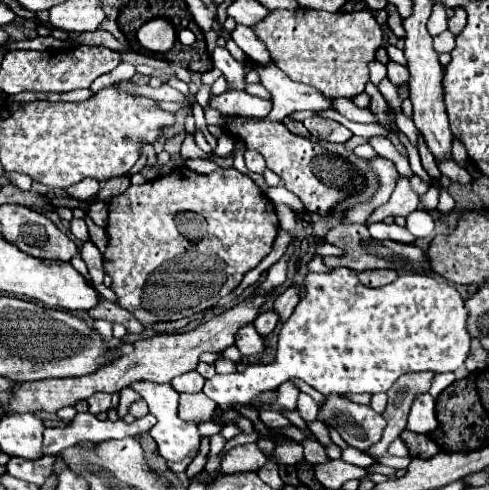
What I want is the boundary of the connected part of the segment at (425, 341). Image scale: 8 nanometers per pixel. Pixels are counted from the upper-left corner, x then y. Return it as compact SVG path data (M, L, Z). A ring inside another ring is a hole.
M338 267L334 269L332 273L310 273L306 277L306 285L302 287L302 299L300 303L296 305L294 313L290 315L290 319L284 323L282 331L280 331L280 337L278 337L278 353L276 353L276 361L267 364L248 364L246 371L236 371L236 373L230 373L230 375L214 375L212 379L208 379L204 383L204 395L210 397L212 401L216 401L220 407L224 405L232 405L232 403L250 403L252 397L256 397L258 393L262 391L268 391L268 389L274 389L278 385L282 385L284 381L290 381L290 379L302 379L304 383L308 383L310 387L314 387L316 391L324 393L324 395L344 395L344 393L382 393L382 391L388 391L392 387L392 383L404 375L404 373L414 373L414 371L434 371L434 373L446 373L446 371L456 371L468 357L468 351L470 351L470 333L468 333L468 311L464 307L464 301L460 297L460 293L446 281L442 279L434 279L434 277L422 277L422 275L412 275L412 273L402 273L398 275L396 281L392 281L390 285L386 287L378 287L378 289L368 289L364 287L356 273L346 269L346 267Z

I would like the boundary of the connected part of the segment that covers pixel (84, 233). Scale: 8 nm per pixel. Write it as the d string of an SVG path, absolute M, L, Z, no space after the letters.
M74 217L74 219L70 221L70 231L72 231L72 235L74 235L76 239L80 239L80 241L88 241L88 239L90 239L84 219L76 219L76 217Z

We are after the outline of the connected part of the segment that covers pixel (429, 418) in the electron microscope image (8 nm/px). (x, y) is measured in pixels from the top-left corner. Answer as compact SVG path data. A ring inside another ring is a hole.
M424 393L424 395L420 395L420 397L412 403L406 429L408 429L408 431L414 431L414 433L430 433L430 431L434 431L436 427L438 427L438 421L436 421L434 399L432 399L432 395Z

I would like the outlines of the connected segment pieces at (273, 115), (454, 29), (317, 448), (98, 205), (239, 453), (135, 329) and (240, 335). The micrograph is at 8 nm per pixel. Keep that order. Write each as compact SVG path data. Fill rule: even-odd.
M274 63L266 67L256 67L256 71L262 79L262 85L274 95L274 107L266 117L270 121L282 121L294 111L326 111L334 105L334 99L324 97L314 87L292 81Z
M454 9L454 15L448 19L448 31L458 35L464 25L466 25L466 13L462 9Z
M306 439L302 445L304 445L304 457L306 457L308 463L318 465L318 463L326 463L326 461L330 461L328 455L326 455L326 449L324 449L318 441L310 441L310 439Z
M94 201L88 209L90 219L98 225L98 227L106 227L106 219L108 219L108 211L106 211L106 203L104 201Z
M258 443L238 445L226 453L222 459L222 473L238 473L238 471L258 471L268 457L258 447Z
M100 297L98 307L92 307L92 309L88 311L88 315L90 315L92 319L106 319L106 321L110 321L110 323L120 323L120 325L124 325L130 333L140 333L140 331L144 329L142 323L140 323L130 311L118 307L116 303L112 303L112 301L104 299L104 297Z
M244 325L238 333L236 333L236 347L240 349L242 355L256 355L264 351L264 339L262 335L256 333L254 325Z

